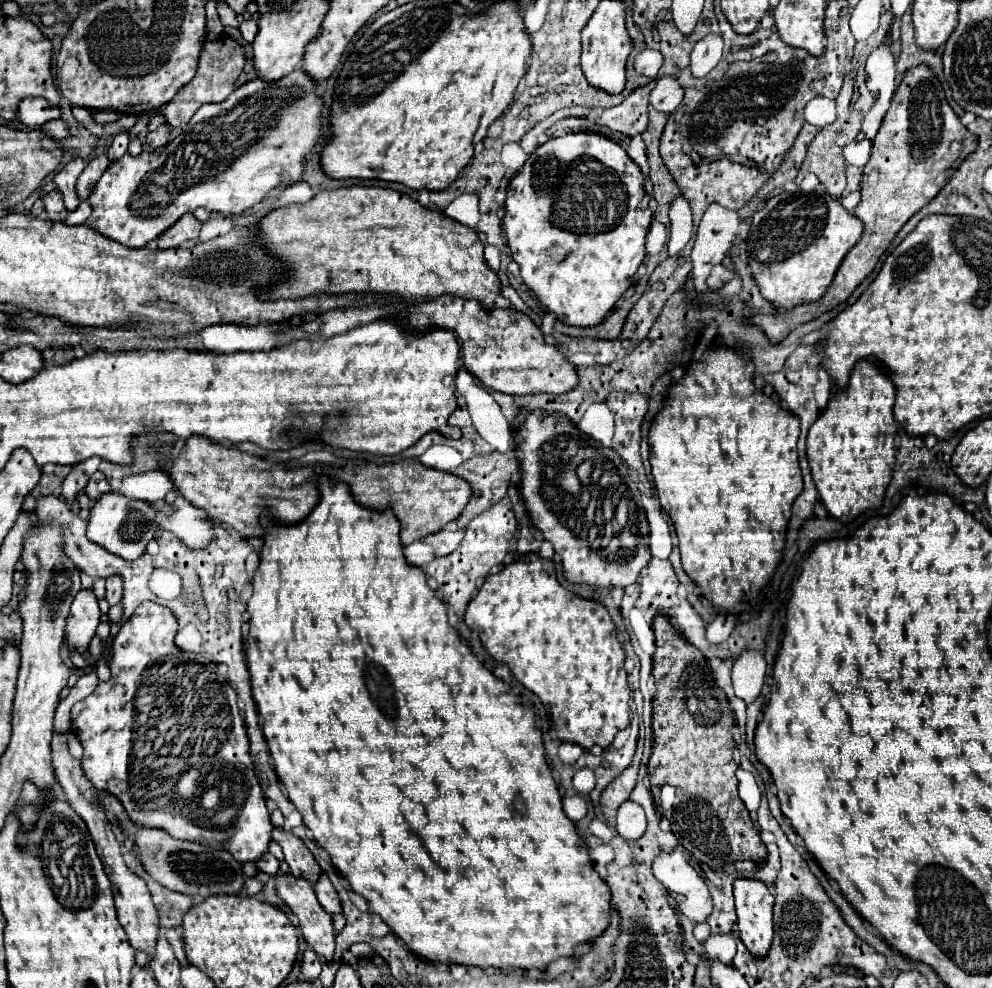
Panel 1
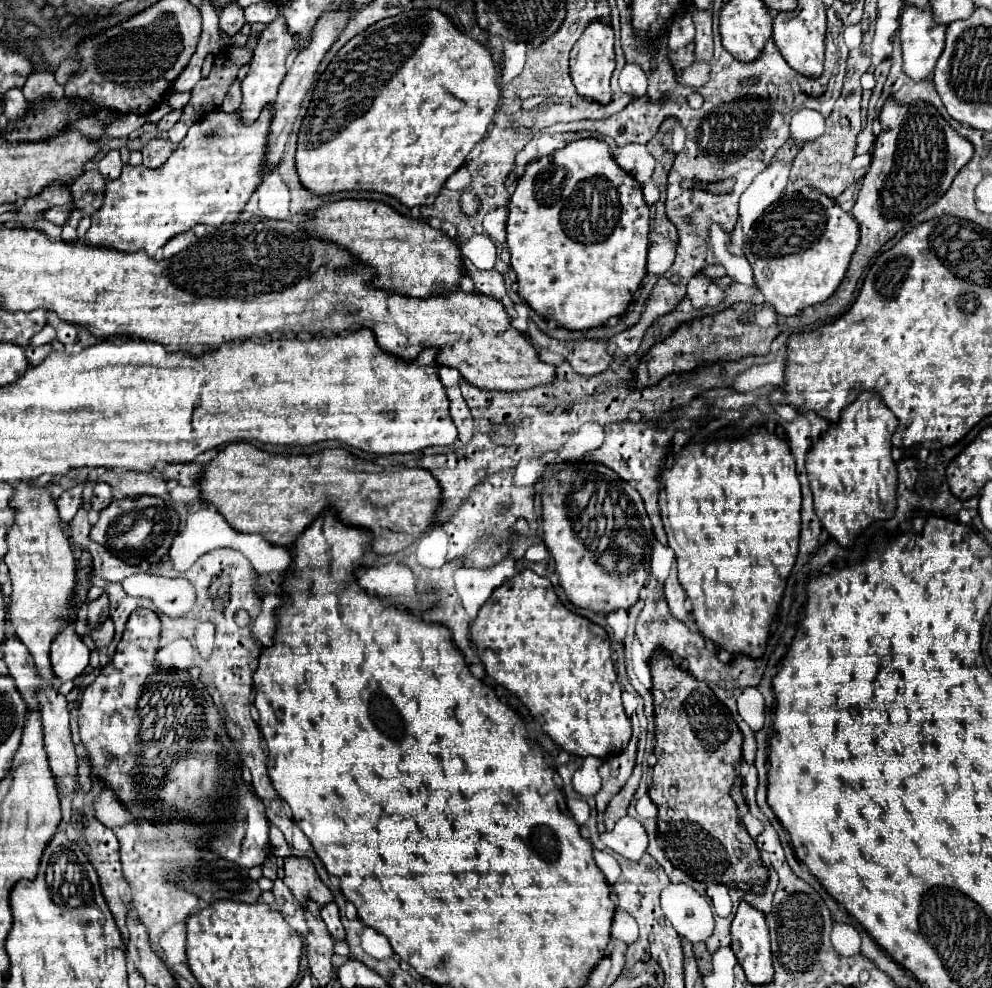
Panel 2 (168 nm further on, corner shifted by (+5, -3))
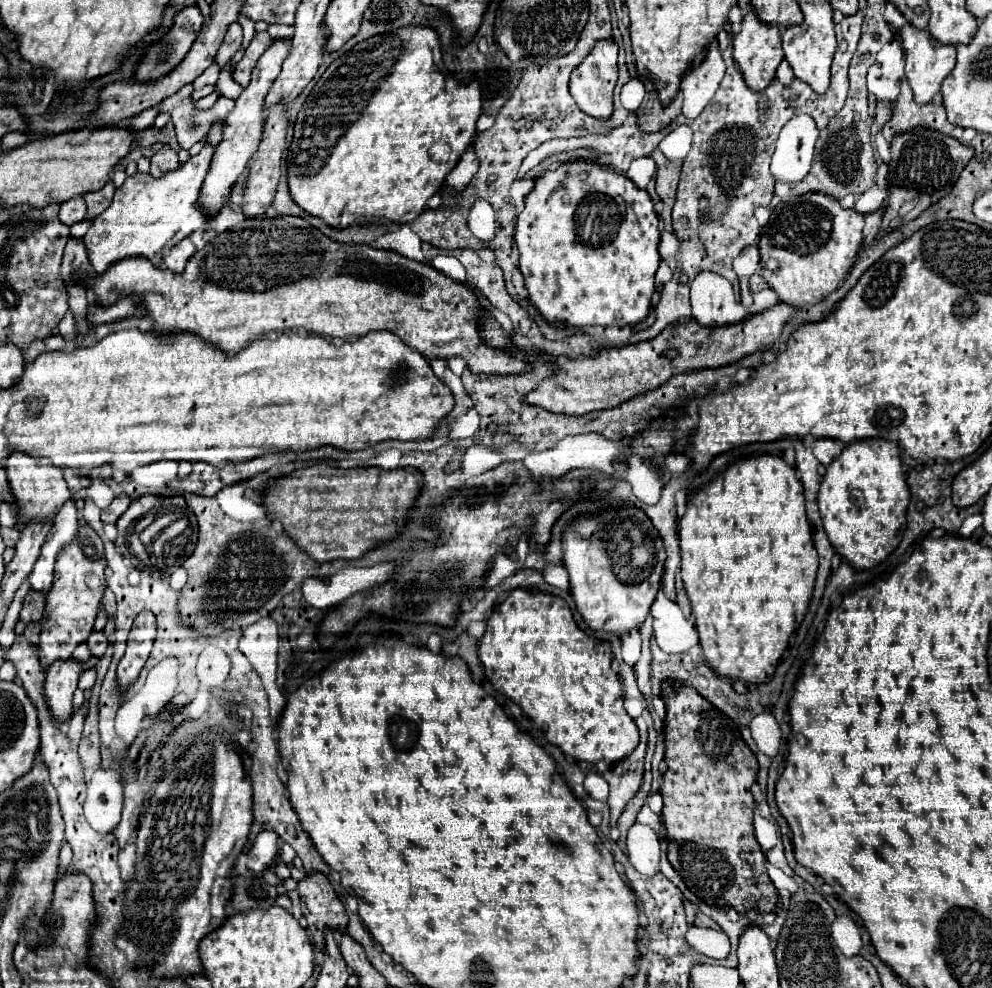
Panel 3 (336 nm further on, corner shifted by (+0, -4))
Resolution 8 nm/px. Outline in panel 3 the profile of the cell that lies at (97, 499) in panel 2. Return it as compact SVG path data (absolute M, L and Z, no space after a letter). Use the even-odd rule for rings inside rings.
M127 495L115 497L113 503L111 503L107 509L103 509L101 521L103 521L103 523L115 523L115 521L127 511L127 505L131 505L131 499L129 499Z

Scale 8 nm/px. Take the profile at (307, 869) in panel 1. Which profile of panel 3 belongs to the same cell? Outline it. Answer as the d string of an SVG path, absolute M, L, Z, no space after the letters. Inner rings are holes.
M321 873L307 875L303 881L299 881L297 891L301 895L303 917L309 921L311 927L319 931L331 929L345 933L349 921L345 913L345 905L339 901L337 893L333 891L325 875Z

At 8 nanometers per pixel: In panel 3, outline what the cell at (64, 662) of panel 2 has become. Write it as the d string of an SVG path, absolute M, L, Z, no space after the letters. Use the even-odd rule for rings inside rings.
M69 659L69 661L55 661L47 671L45 701L51 711L51 717L59 723L67 723L75 713L73 693L77 689L81 669L83 669L81 661Z

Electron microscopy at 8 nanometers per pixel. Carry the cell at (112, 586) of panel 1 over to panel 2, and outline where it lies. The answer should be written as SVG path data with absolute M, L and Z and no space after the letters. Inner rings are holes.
M104 592L100 598L88 602L88 626L104 622L108 618L108 612L110 612L110 602L106 600L106 592Z

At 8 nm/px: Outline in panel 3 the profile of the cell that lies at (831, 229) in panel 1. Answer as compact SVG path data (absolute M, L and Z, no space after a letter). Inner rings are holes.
M807 193L801 197L793 197L785 205L771 209L771 219L761 231L761 265L765 281L781 297L783 303L819 303L823 297L827 297L841 285L849 269L855 265L863 243L863 223L865 221L861 213L857 213L855 209L843 209L837 199L827 197L825 193Z

